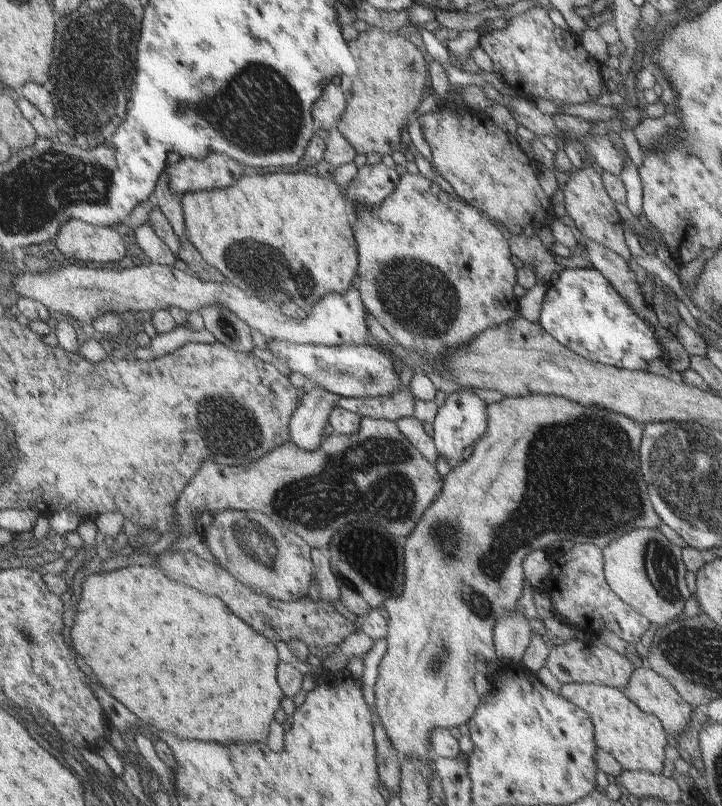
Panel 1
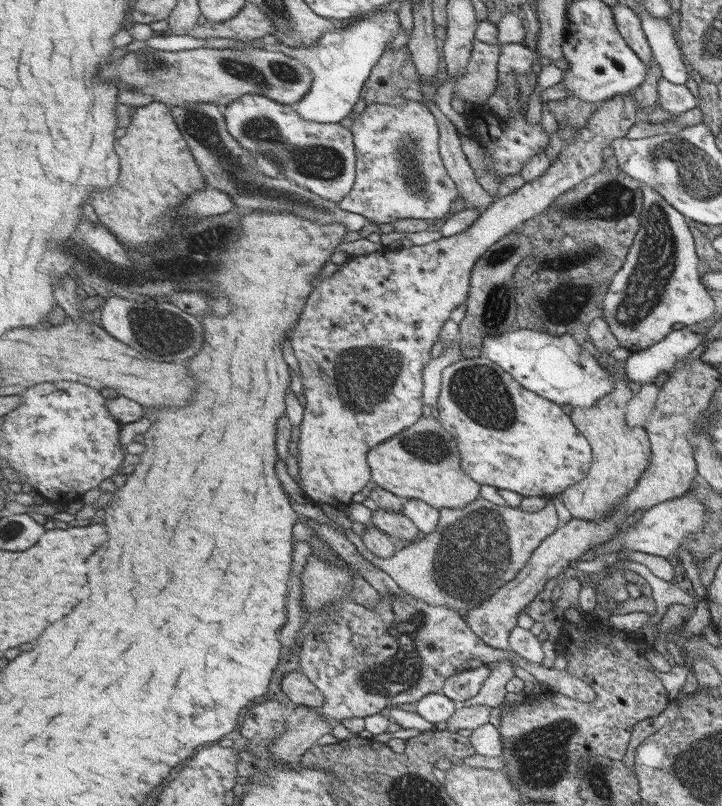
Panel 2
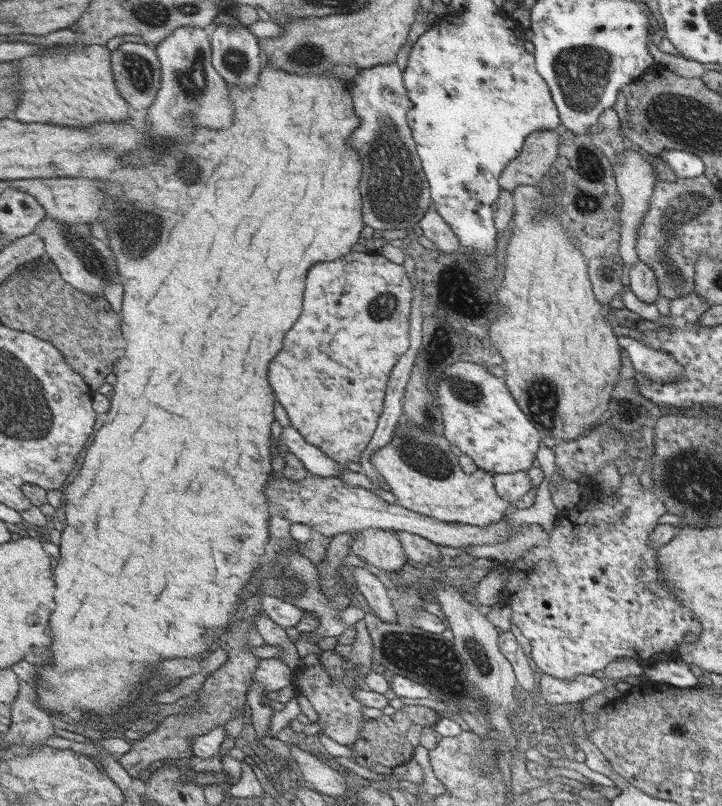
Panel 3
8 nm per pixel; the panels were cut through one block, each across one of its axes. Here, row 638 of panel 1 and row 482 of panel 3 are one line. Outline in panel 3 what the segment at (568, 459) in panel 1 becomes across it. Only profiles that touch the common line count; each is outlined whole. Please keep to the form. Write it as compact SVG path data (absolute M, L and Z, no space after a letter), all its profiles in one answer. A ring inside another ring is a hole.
M402 418L399 420L393 431L389 444L378 448L370 456L370 463L373 468L383 478L383 482L389 486L389 492L395 495L395 504L406 508L407 510L440 520L441 522L468 524L474 527L484 527L501 520L503 510L508 504L499 498L498 493L494 491L492 473L477 469L471 476L463 474L457 466L457 456L451 452L448 440L441 435L436 435L428 429L419 428L415 424L409 424ZM435 454L447 454L447 478L435 478L435 476L427 476L425 470L425 456L427 460L435 460Z

